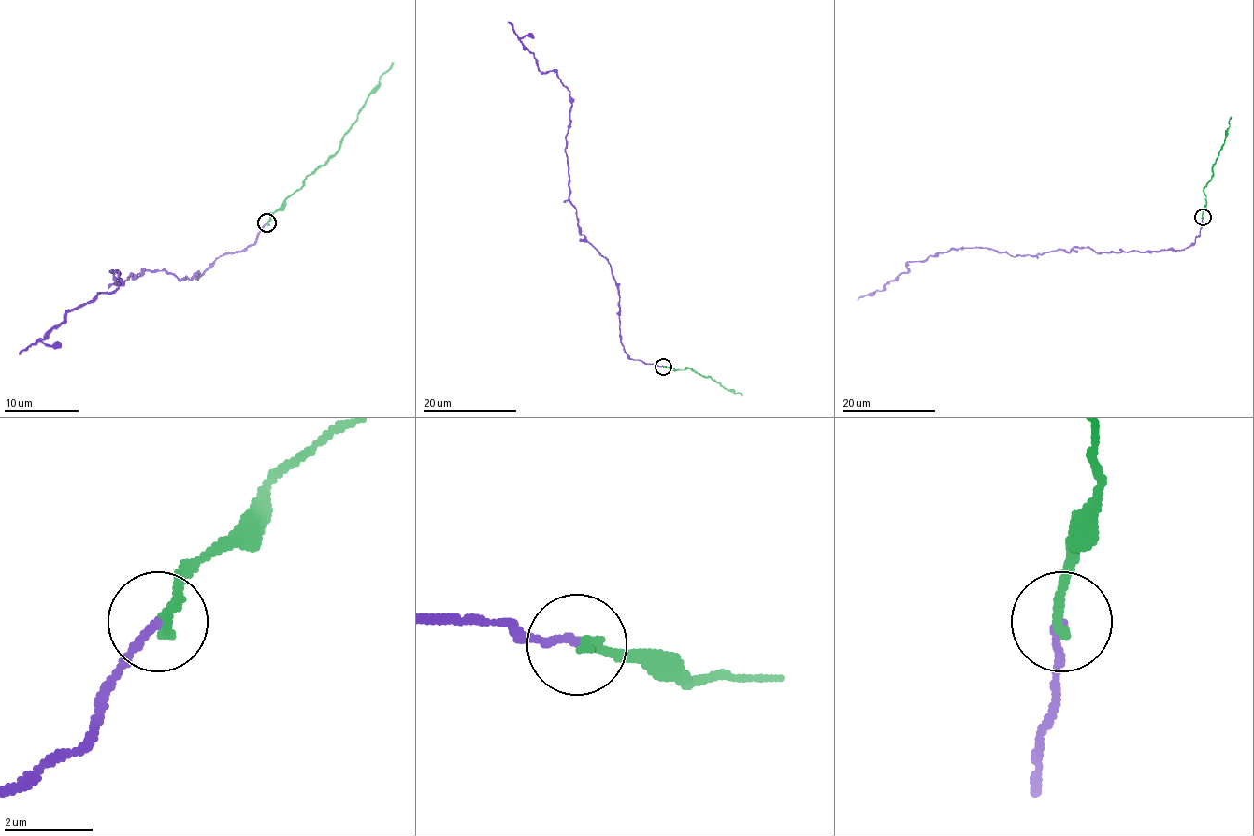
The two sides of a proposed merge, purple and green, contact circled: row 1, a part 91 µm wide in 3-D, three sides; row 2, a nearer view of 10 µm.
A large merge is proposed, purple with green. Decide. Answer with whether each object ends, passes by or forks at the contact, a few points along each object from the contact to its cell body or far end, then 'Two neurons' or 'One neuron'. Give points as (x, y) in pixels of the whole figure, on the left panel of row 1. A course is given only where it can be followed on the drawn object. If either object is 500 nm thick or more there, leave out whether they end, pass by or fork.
At the ring purple ends. At the ring green ends. Course of purple: (266, 223), (191, 280), (144, 270), (116, 285), (112, 270), (110, 293), (69, 309), (19, 354). Course of green: (268, 223), (278, 208), (308, 176), (338, 150), (339, 140), (394, 62). Two neurons

